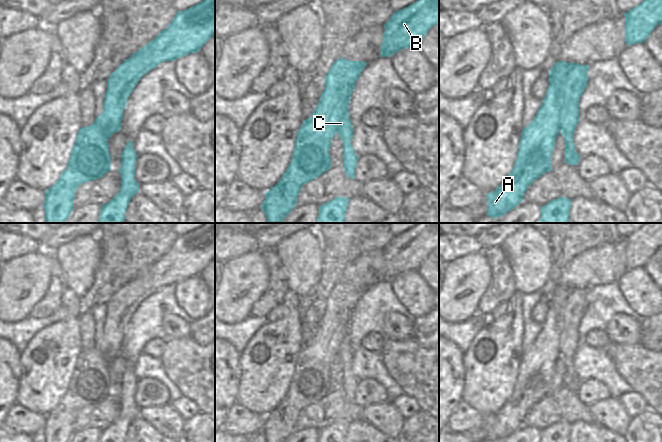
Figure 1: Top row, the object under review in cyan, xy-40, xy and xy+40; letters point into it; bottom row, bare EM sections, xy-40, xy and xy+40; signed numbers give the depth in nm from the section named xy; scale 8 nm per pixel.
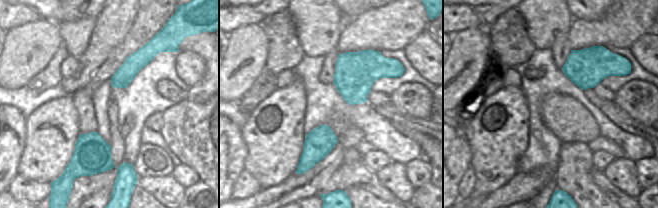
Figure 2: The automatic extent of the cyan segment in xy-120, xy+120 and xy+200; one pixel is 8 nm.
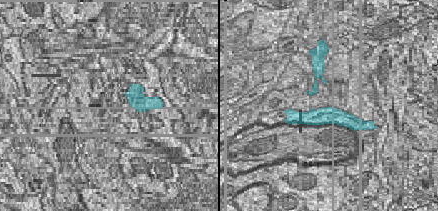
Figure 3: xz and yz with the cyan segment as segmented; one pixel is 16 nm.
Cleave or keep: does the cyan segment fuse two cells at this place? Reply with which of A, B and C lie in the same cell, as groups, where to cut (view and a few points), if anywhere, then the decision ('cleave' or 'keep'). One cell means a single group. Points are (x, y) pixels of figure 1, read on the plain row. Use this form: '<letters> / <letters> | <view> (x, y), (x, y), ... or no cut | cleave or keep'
A B / C | xy+40 (550, 295), (560, 306), (560, 353) | cleave

